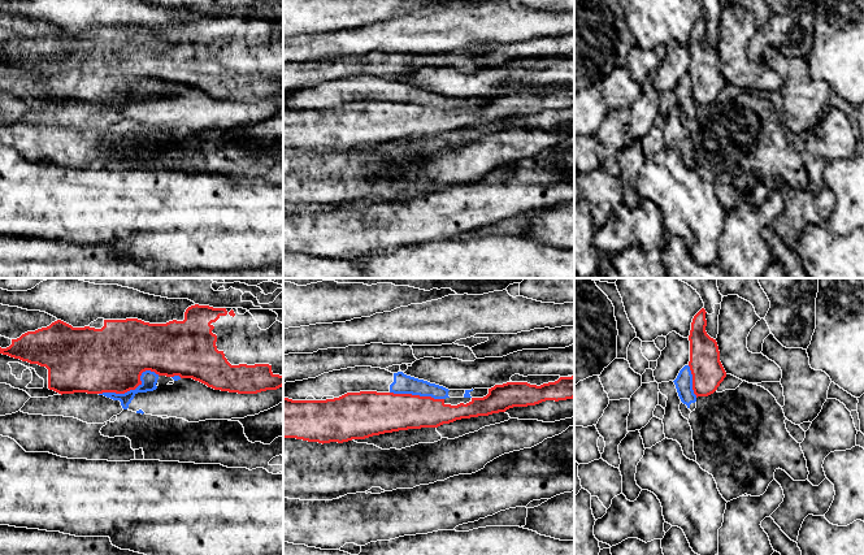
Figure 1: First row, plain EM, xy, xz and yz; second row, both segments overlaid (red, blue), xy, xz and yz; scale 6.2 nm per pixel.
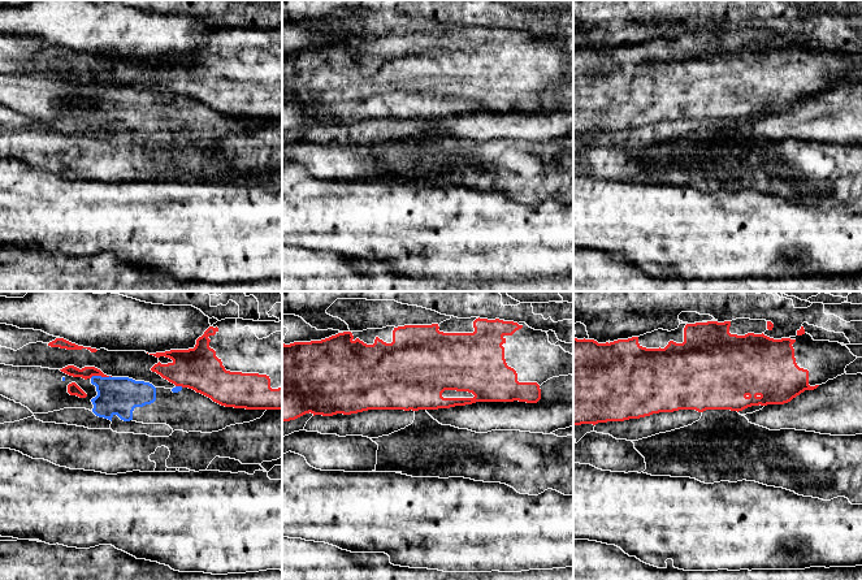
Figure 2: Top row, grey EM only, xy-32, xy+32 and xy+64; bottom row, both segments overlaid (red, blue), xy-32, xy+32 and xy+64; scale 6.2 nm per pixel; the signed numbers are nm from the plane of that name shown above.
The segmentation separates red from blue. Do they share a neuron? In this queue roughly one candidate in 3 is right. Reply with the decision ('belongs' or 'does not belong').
does not belong

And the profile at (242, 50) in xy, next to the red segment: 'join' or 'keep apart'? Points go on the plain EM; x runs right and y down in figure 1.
join

